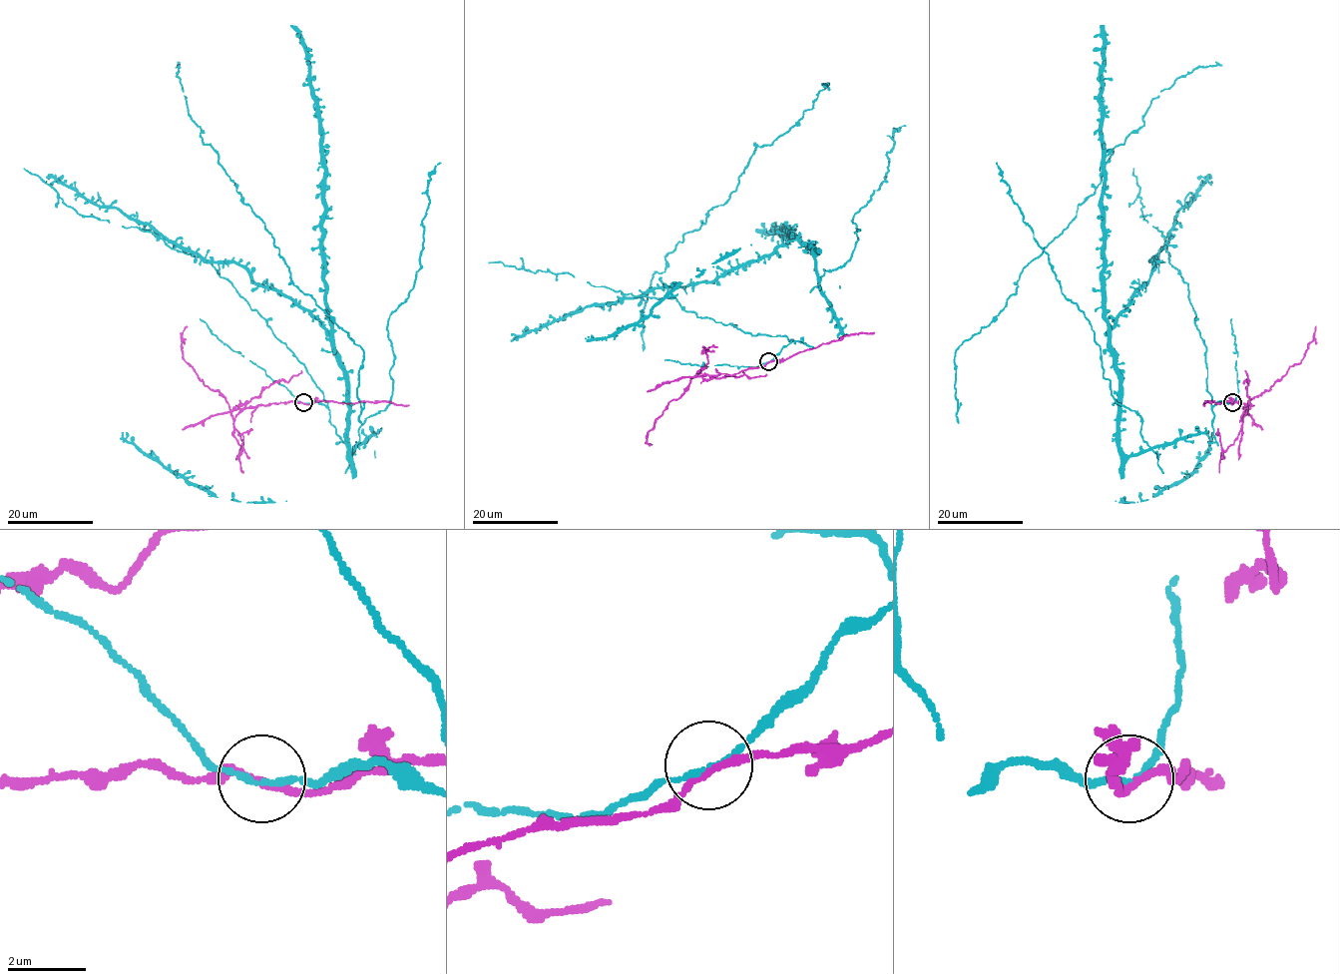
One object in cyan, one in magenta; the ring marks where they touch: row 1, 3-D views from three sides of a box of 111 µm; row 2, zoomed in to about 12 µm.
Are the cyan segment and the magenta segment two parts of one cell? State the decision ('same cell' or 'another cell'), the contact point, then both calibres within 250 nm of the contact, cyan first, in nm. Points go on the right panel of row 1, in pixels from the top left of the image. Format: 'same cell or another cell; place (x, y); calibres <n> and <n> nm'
another cell; place (1232, 402); calibres 130 and 170 nm

